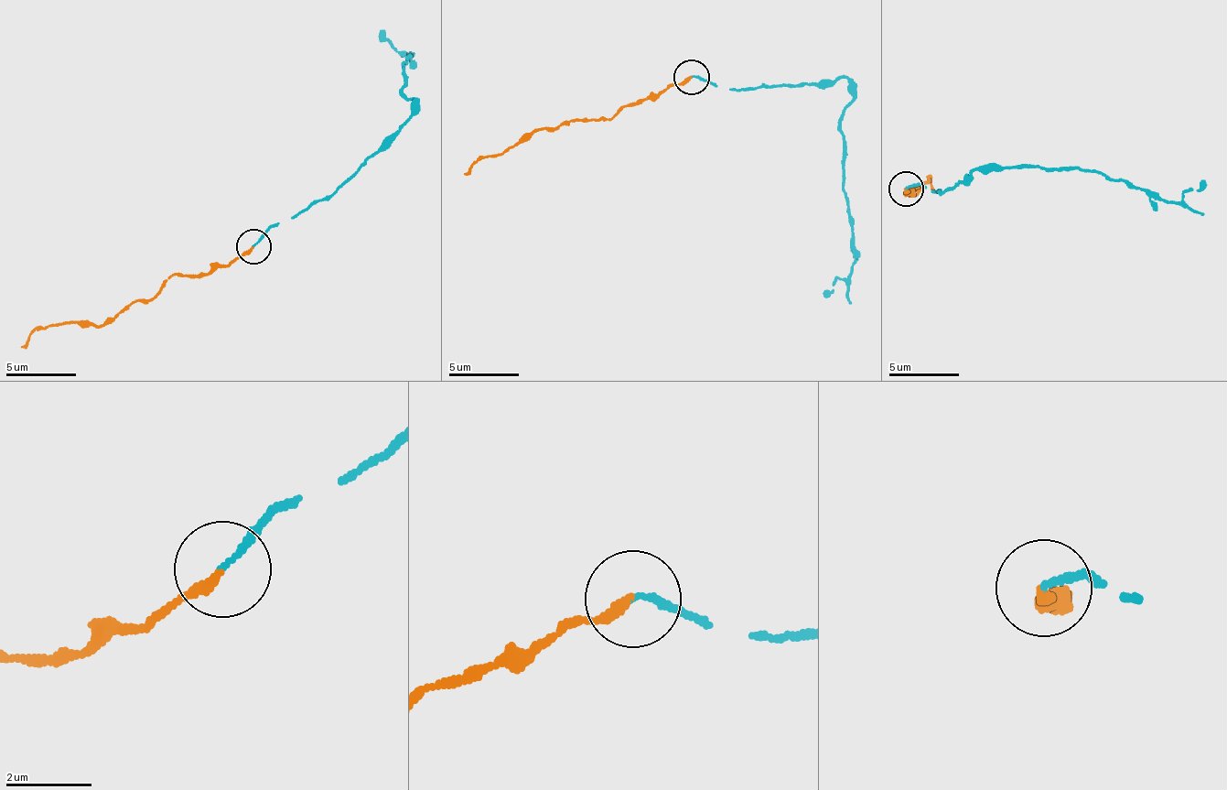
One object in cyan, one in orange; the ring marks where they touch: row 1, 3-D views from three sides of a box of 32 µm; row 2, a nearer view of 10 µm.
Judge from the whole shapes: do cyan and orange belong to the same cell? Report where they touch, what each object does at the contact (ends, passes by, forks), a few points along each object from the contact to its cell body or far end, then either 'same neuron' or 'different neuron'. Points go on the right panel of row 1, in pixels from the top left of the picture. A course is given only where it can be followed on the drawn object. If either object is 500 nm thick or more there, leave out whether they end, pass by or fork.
place (906, 189); cyan ends; orange ends; course cyan (907, 188), (921, 184), (941, 196), (978, 169), (1027, 165), (1094, 168), (1167, 200), (1181, 201), (1206, 178); course orange (907, 188), (925, 187), (914, 195), (914, 186), (906, 189), (929, 177), (931, 192); same neuron

